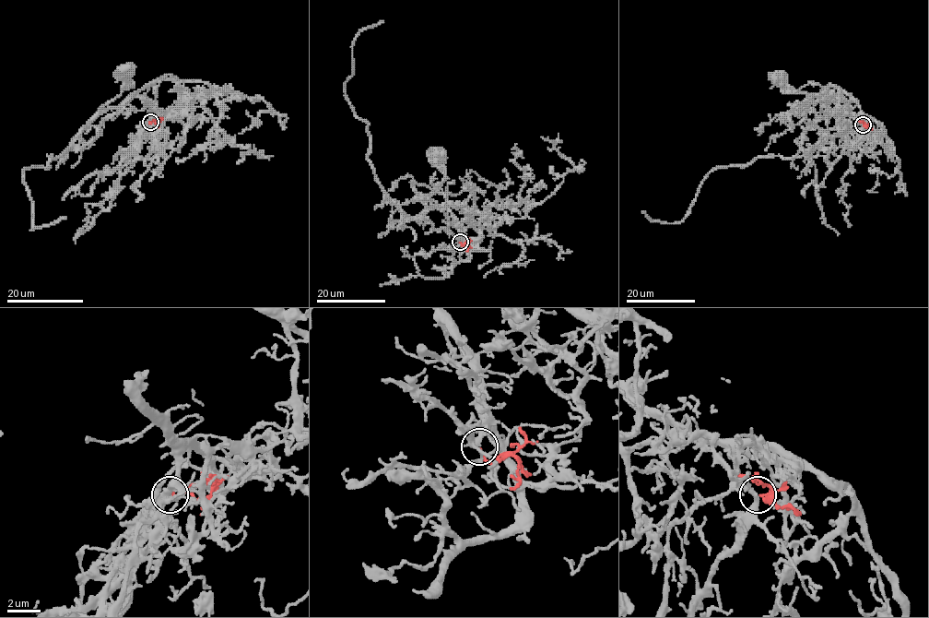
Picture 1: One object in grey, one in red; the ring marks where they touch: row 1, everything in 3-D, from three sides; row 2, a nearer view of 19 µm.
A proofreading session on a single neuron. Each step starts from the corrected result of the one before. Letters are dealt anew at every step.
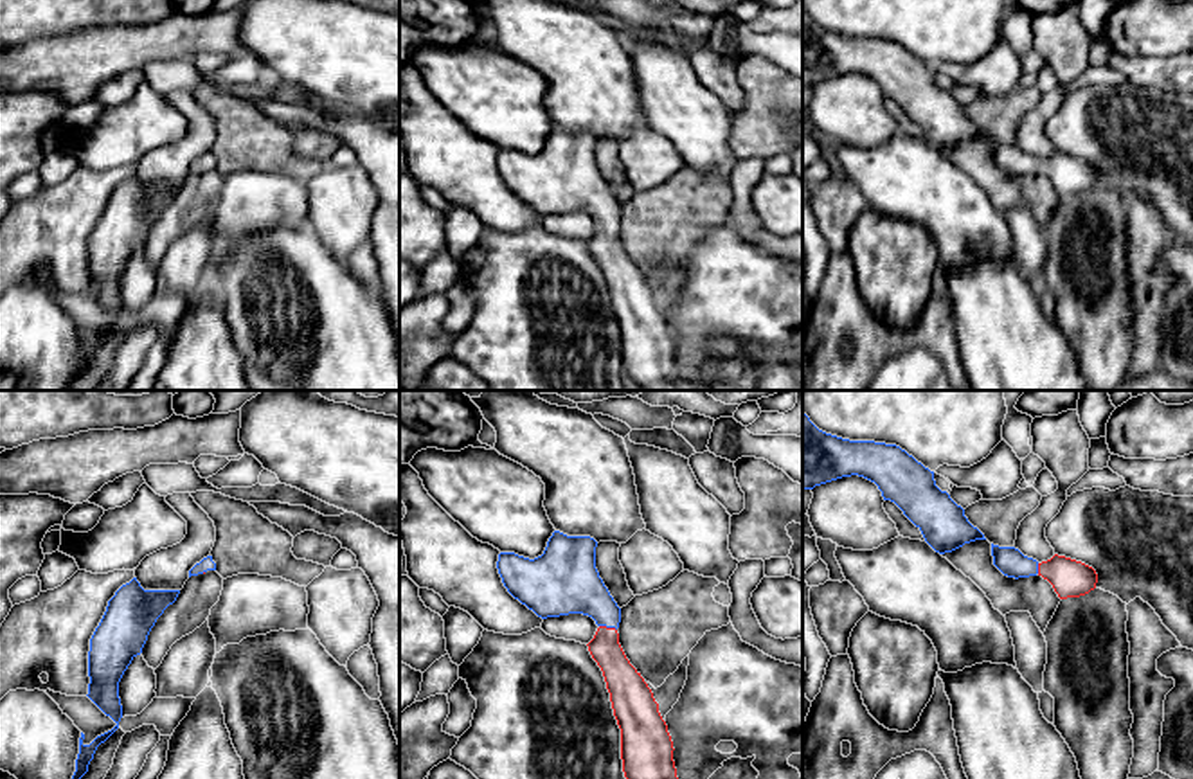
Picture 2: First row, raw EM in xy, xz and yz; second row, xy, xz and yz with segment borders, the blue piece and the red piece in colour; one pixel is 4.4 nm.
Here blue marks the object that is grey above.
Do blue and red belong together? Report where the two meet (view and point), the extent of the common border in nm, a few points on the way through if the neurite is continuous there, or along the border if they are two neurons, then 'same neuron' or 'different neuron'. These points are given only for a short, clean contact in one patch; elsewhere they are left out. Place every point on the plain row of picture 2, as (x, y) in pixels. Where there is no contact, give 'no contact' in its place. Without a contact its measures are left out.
contact xz (609, 223); length 80 nm; way xz (571, 182), (609, 223), (609, 252), (623, 277); same neuron

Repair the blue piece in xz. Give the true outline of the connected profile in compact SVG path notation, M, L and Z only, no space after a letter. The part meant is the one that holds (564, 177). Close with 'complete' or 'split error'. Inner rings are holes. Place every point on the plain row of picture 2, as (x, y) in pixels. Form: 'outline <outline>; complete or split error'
outline M554 128L542 153L529 157L515 149L500 149L497 166L507 189L538 214L583 210L592 214L599 223L587 243L603 268L614 313L621 326L621 356L626 378L635 380L644 390L704 390L677 374L675 345L668 322L659 309L659 300L619 241L621 205L599 175L596 144L597 139L590 133L567 133Z; split error

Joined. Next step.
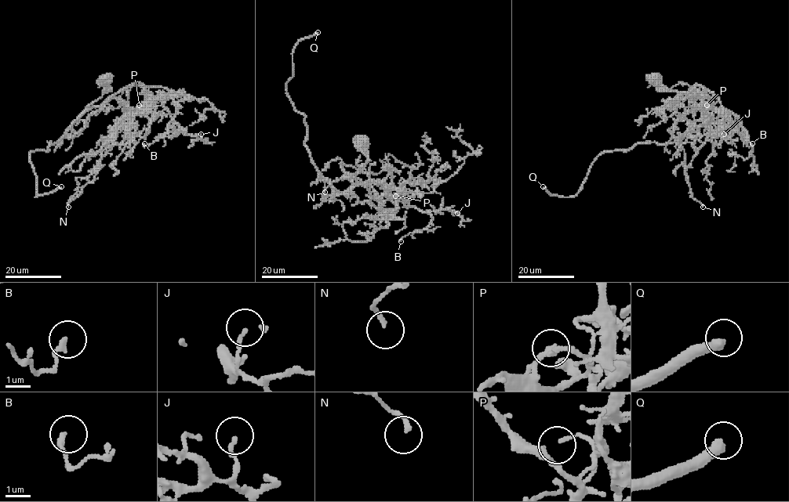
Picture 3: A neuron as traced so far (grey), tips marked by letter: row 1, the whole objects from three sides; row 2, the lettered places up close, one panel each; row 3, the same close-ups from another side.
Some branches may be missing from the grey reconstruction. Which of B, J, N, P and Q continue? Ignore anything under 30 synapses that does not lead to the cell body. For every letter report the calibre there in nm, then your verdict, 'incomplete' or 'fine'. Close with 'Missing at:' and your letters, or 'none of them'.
B: calibre 200 nm; fine
J: calibre 150 nm; fine
N: calibre 170 nm; fine
P: calibre 120 nm; fine
Q: calibre 400 nm; incomplete
Missing at: Q

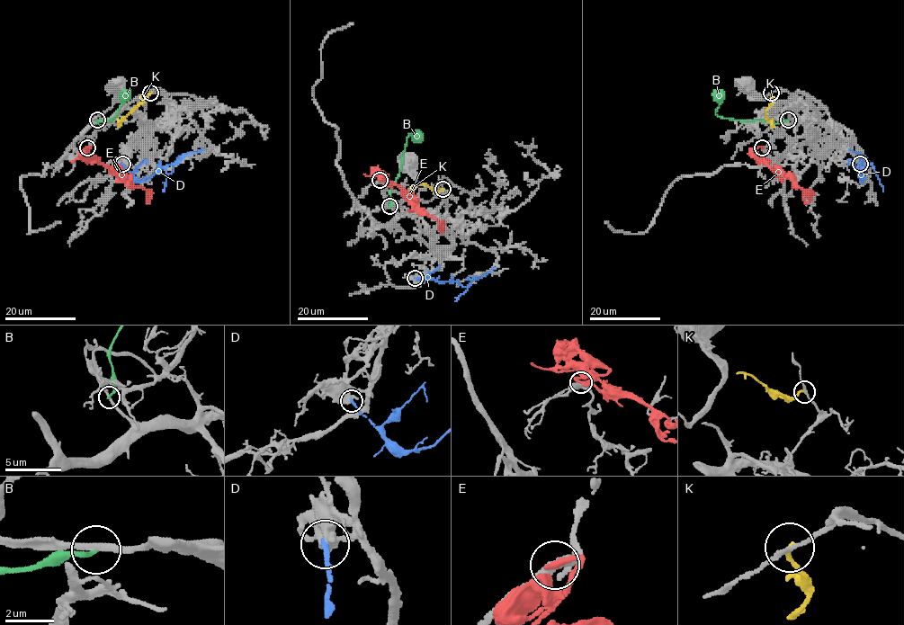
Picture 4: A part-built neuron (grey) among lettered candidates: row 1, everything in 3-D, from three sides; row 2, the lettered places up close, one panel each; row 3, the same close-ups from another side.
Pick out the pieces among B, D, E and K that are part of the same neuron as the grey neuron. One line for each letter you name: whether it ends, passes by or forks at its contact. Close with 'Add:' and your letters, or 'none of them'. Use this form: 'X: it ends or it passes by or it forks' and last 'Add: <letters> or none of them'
Add: none of them

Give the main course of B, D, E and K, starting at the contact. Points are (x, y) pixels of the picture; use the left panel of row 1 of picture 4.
B: (97, 120), (97, 123), (109, 121), (113, 118), (127, 89)
D: (122, 164), (139, 180), (148, 179), (174, 163), (179, 156), (203, 148)
E: (87, 147), (91, 146), (85, 158), (105, 165), (126, 176), (136, 186), (142, 187), (147, 191), (147, 202)
K: (150, 93), (117, 128)

